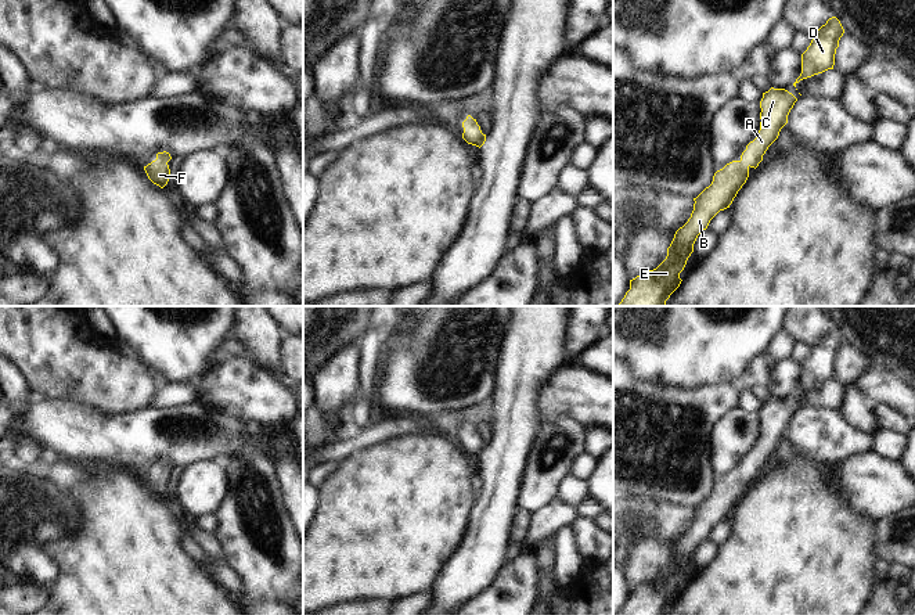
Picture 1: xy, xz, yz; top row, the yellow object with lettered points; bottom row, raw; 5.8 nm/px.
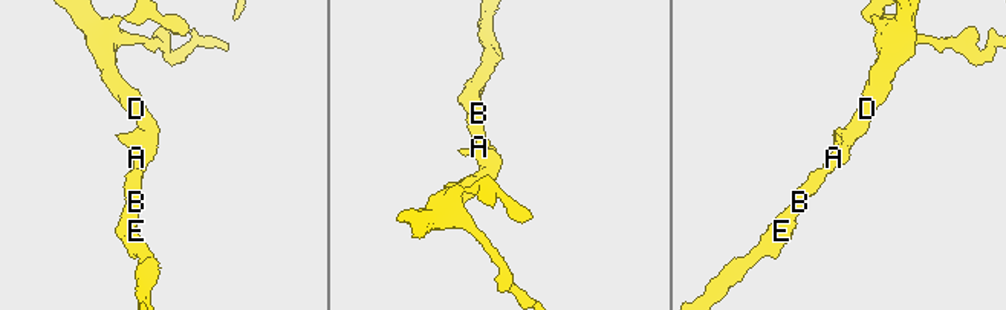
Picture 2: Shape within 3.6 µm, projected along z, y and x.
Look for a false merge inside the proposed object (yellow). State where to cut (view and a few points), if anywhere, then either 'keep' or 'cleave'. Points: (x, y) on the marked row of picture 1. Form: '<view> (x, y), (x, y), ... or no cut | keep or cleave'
no cut | keep

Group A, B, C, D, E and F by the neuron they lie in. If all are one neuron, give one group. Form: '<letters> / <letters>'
A B C D E F

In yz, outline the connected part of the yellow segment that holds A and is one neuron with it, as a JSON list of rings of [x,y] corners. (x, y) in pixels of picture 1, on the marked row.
[[[771,87],[760,101],[760,130],[746,145],[739,161],[717,170],[713,181],[696,198],[688,222],[680,227],[667,248],[666,259],[653,270],[645,270],[630,280],[630,289],[619,306],[666,306],[666,301],[680,287],[680,273],[694,252],[698,235],[710,220],[732,204],[749,177],[749,169],[757,168],[768,147],[778,139],[788,123],[788,115],[797,98],[785,89]]]

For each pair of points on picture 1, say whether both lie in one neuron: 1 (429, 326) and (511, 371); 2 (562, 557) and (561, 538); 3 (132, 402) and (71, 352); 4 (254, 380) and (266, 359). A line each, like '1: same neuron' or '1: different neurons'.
1: different neurons
2: same neuron
3: same neuron
4: different neurons

